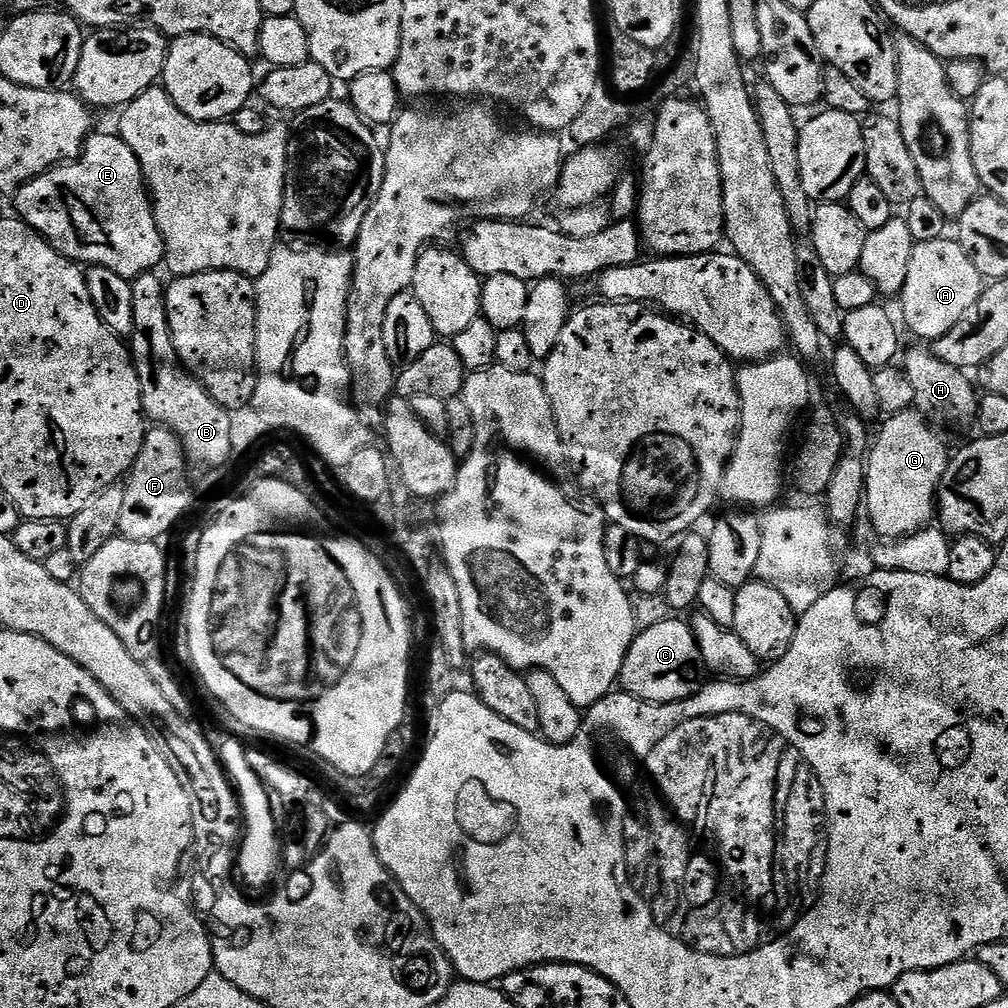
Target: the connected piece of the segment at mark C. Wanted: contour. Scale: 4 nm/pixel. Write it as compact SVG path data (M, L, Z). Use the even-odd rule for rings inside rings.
M669 618L637 631L618 681L619 687L646 704L676 704L697 696L706 683L706 669L691 623Z

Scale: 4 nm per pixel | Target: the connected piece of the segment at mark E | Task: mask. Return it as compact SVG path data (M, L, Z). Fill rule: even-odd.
M93 131L76 159L26 181L14 200L15 215L68 260L109 268L130 282L164 264L164 239L152 213L142 166L118 134Z

